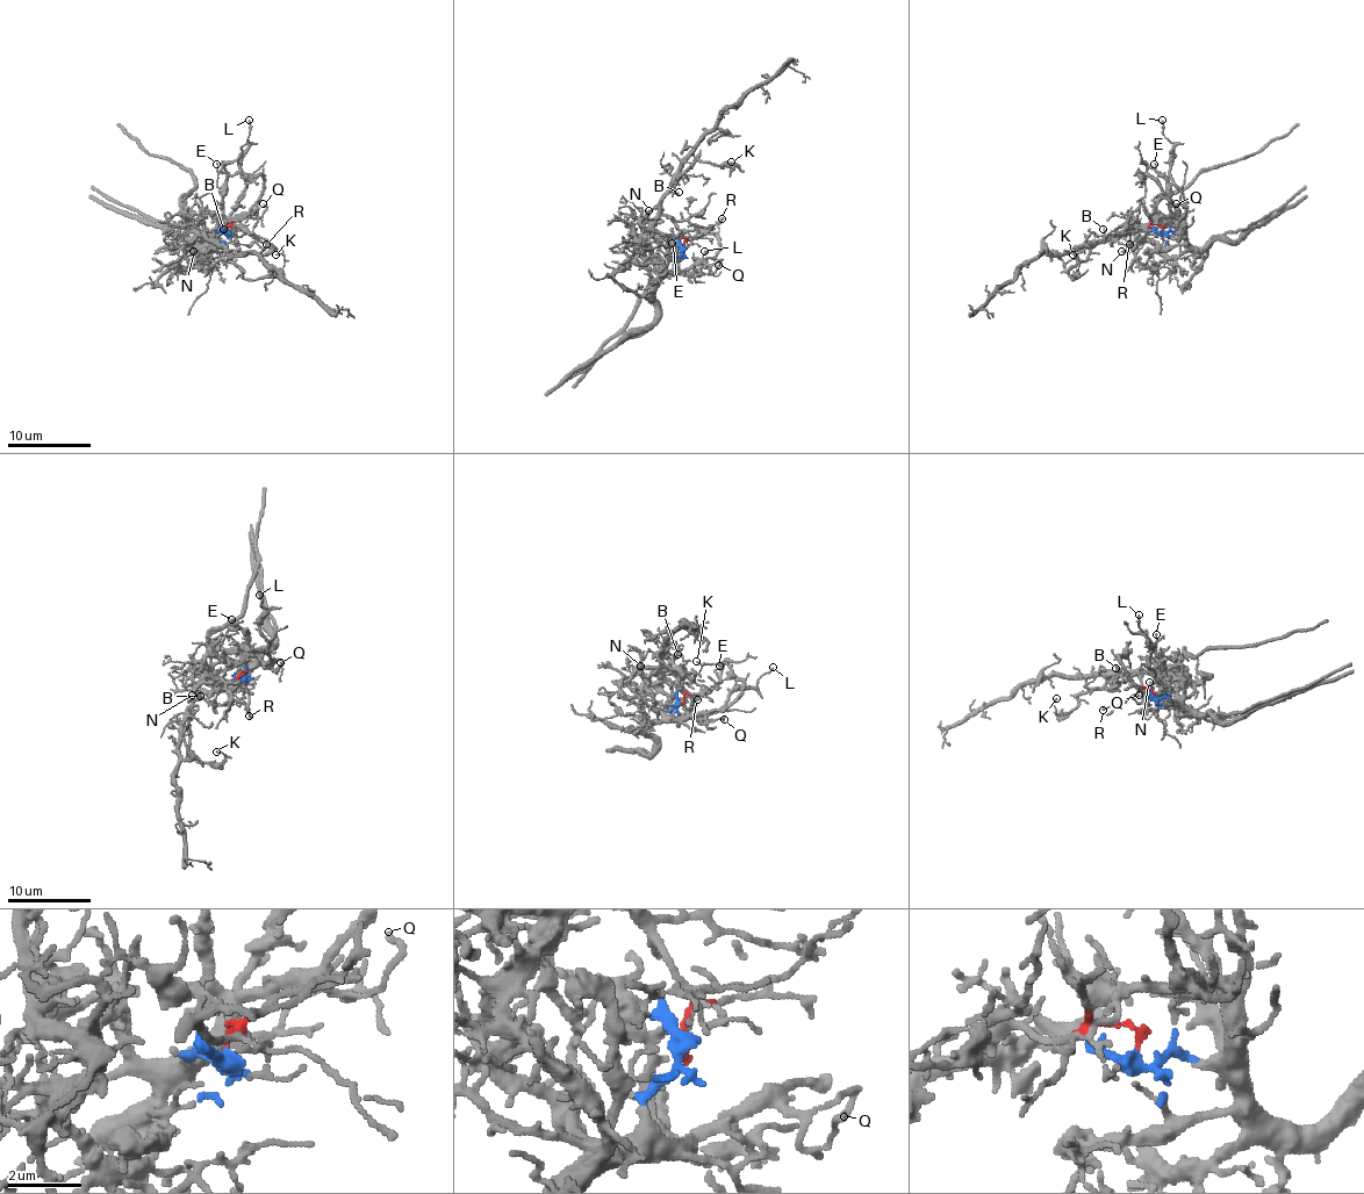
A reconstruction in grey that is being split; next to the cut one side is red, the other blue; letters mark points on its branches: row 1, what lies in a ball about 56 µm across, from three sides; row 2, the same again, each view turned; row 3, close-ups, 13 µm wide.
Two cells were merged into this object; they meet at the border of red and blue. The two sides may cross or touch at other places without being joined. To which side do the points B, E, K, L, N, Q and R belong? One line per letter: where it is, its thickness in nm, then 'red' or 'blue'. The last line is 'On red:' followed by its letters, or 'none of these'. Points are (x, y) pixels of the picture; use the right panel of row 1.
B: at (1103, 229); 100 nm thick; red
E: at (1154, 164); 110 nm thick; blue
K: at (1072, 254); 110 nm thick; red
L: at (1162, 120); 160 nm thick; blue
N: at (1121, 251); 160 nm thick; red
Q: at (1176, 203); 130 nm thick; blue
R: at (1129, 244); 130 nm thick; red
On red: B, K, N, R

